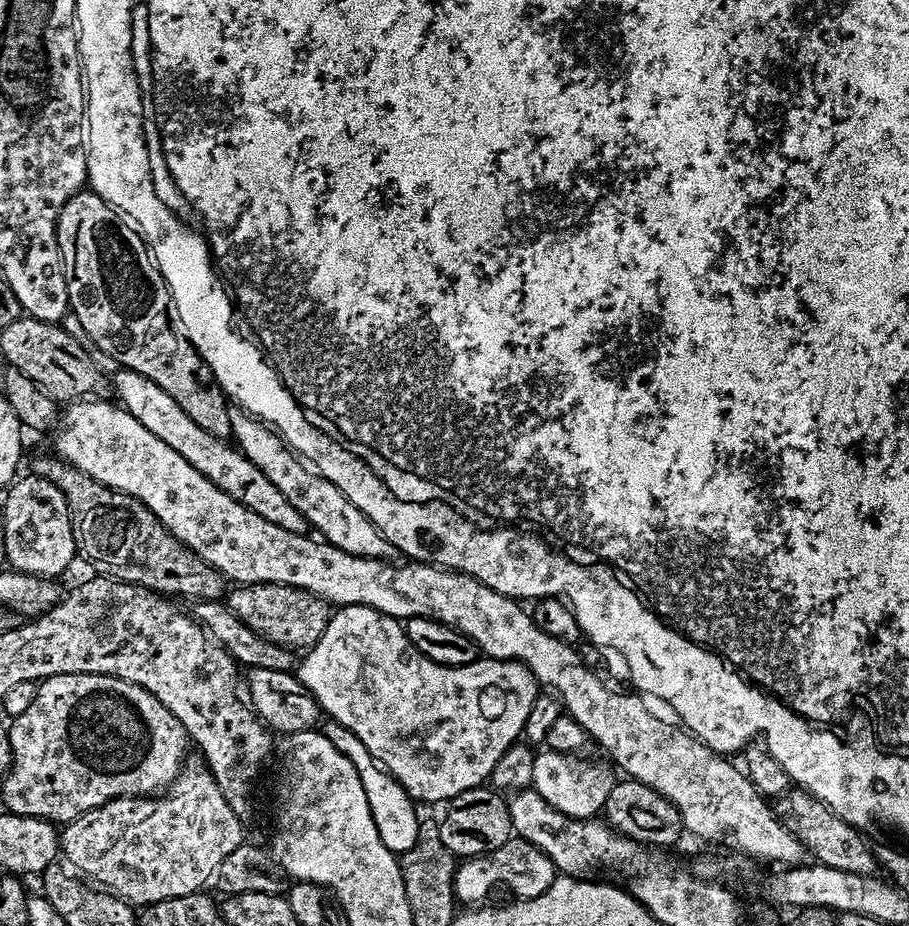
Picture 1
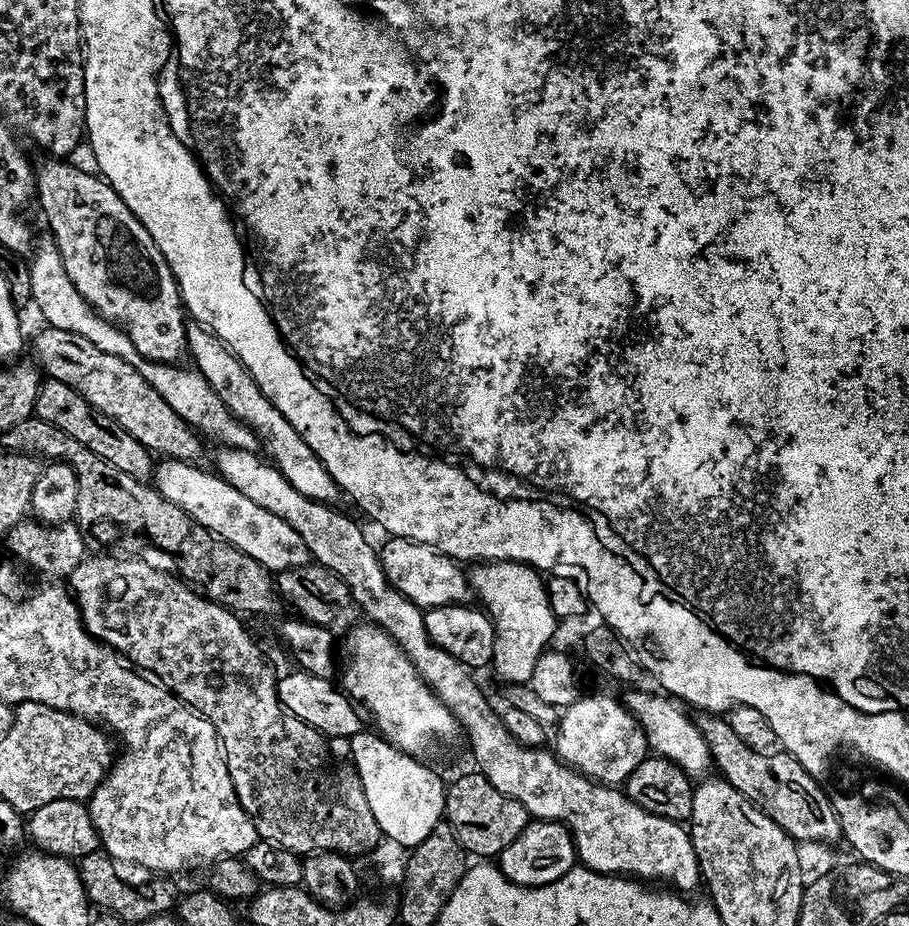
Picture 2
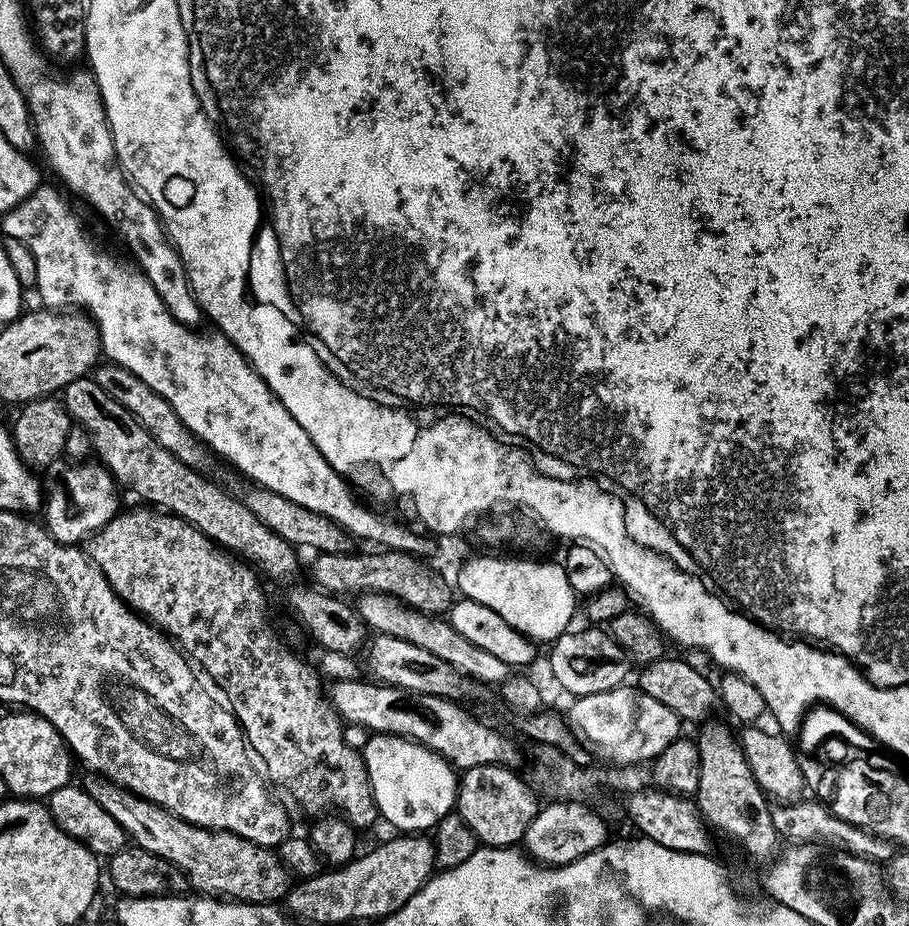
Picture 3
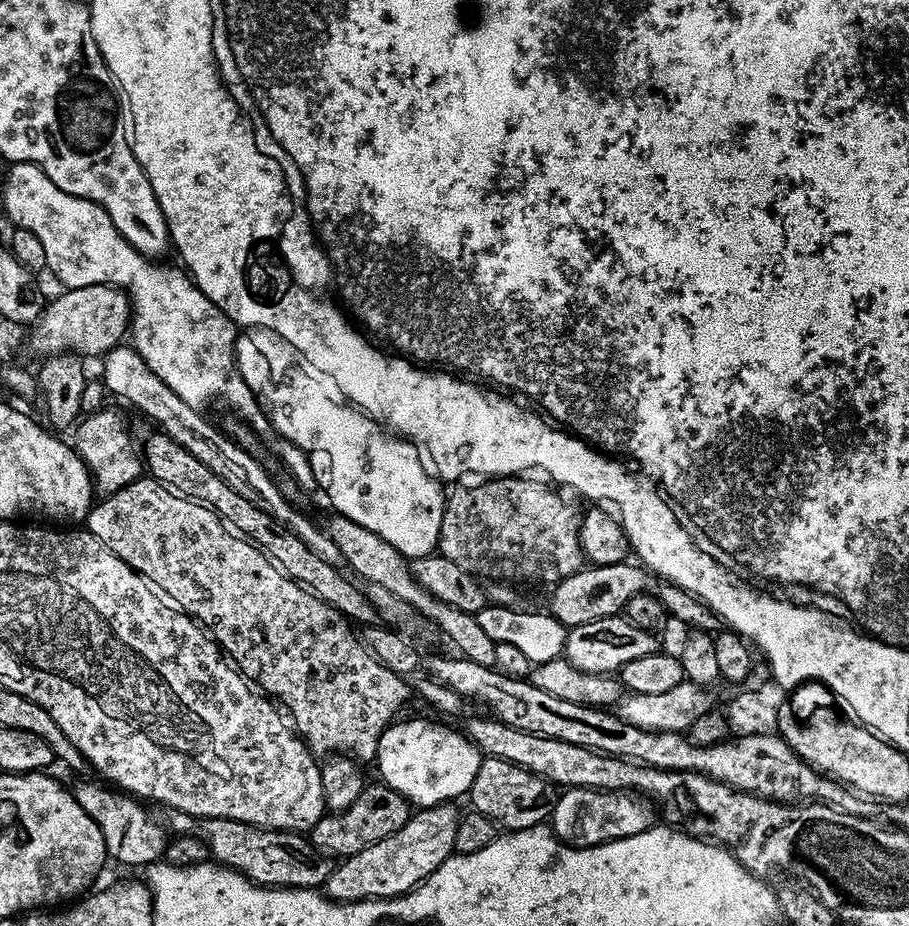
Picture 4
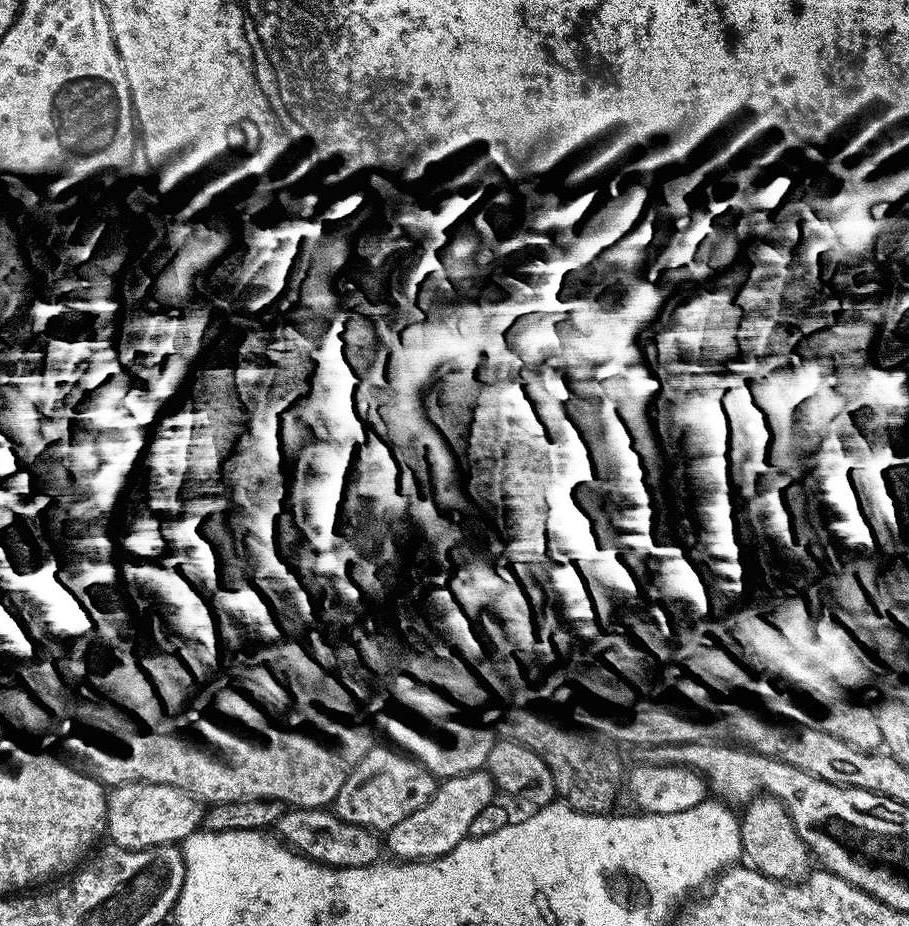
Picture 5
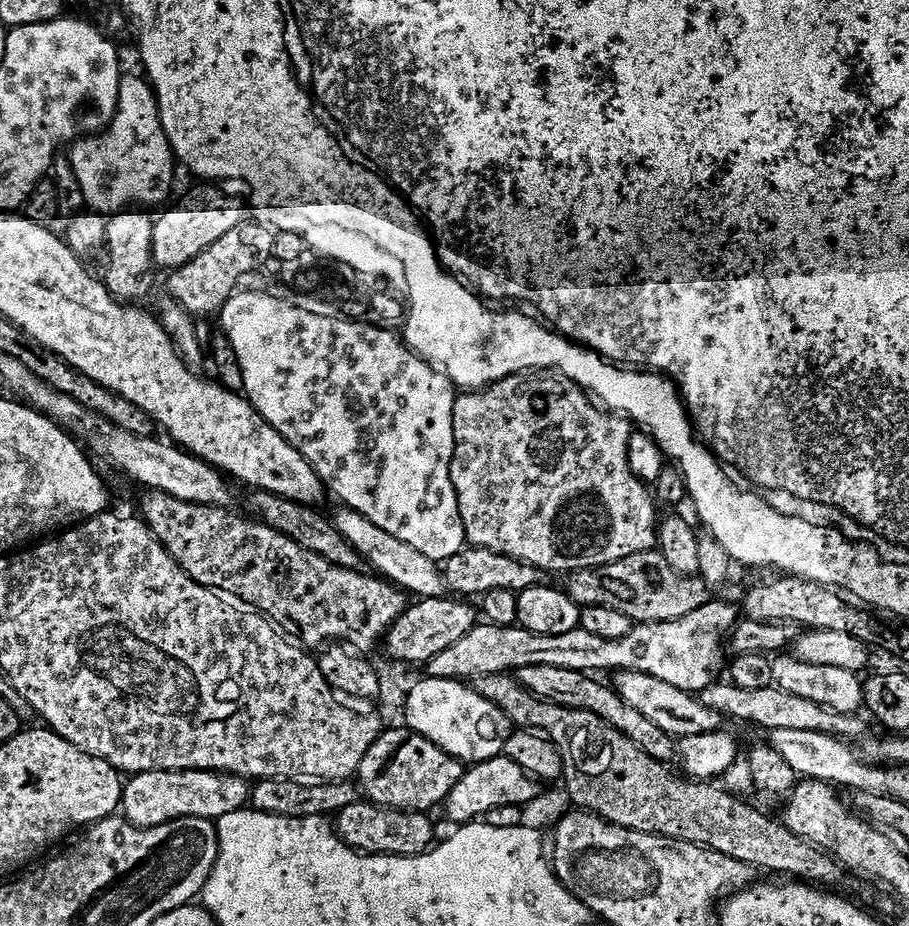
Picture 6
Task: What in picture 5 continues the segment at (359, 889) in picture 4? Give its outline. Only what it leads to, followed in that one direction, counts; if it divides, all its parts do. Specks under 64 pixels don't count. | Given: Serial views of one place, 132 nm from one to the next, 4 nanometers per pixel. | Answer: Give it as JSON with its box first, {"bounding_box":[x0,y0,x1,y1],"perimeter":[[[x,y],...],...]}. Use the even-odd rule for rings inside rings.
{"bounding_box":[386,770,497,862],"perimeter":[[[477,770],[475,772],[467,772],[461,776],[450,776],[441,779],[436,792],[422,807],[414,810],[414,814],[409,814],[408,817],[402,818],[402,822],[398,822],[398,826],[388,829],[386,833],[387,851],[389,848],[396,855],[393,857],[400,862],[433,860],[439,856],[445,856],[450,850],[454,850],[454,846],[458,846],[463,840],[468,839],[470,822],[474,822],[474,818],[478,818],[478,814],[482,814],[482,810],[486,810],[486,806],[493,803],[495,796],[492,795],[497,795],[497,792],[496,785],[492,783],[492,775],[486,770]]]}

